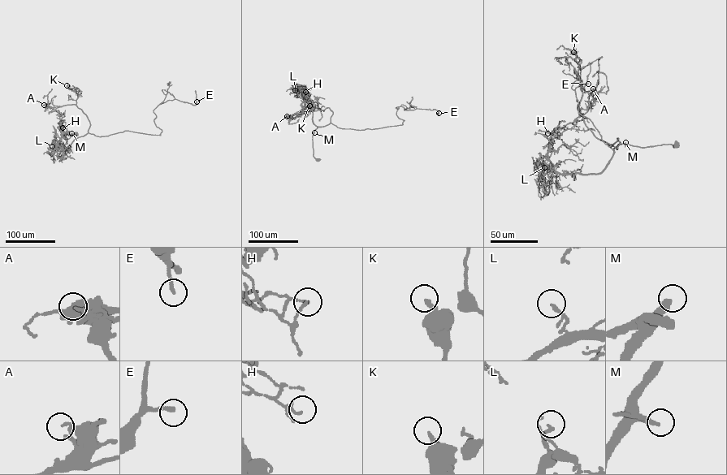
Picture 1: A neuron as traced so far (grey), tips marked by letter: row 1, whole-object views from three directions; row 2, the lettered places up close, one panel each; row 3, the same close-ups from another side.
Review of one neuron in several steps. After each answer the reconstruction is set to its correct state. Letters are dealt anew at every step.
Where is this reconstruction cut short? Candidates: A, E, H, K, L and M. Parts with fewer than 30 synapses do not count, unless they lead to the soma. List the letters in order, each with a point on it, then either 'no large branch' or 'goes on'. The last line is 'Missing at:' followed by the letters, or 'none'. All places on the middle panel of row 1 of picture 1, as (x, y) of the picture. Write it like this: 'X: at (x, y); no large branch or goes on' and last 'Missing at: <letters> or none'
A: at (287, 116); no large branch
E: at (439, 113); goes on
H: at (305, 92); no large branch
K: at (309, 105); no large branch
L: at (295, 90); no large branch
M: at (314, 132); no large branch
Missing at: E

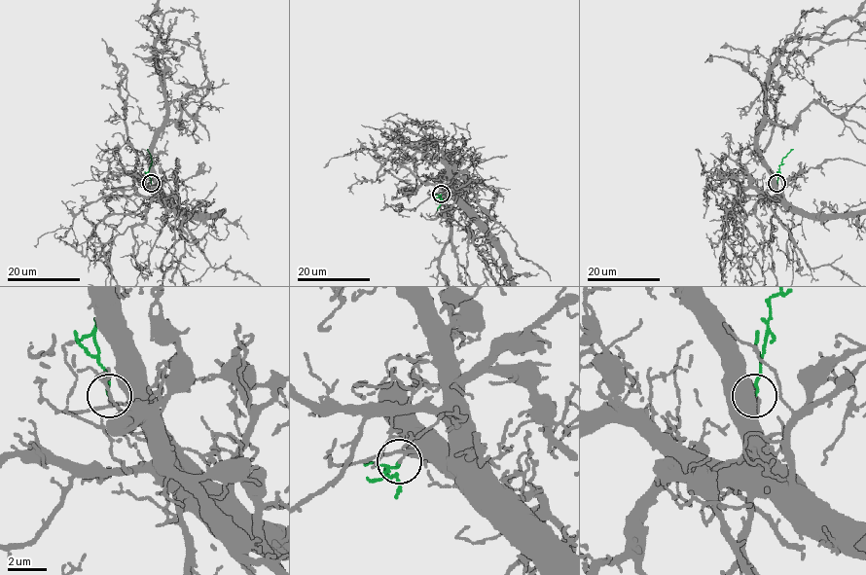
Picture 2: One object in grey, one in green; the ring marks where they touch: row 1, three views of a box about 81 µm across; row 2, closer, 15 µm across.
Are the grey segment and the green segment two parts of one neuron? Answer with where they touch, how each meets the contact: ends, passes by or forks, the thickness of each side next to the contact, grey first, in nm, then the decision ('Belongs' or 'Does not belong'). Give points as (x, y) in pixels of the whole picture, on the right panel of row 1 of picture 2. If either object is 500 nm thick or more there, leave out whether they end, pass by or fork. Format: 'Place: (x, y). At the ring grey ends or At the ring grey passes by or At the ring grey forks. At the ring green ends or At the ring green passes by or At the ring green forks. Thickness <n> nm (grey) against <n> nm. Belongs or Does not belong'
Place: (776, 183). At the ring grey passes by. At the ring green ends. Thickness 110 nm (grey) against 130 nm. Does not belong

